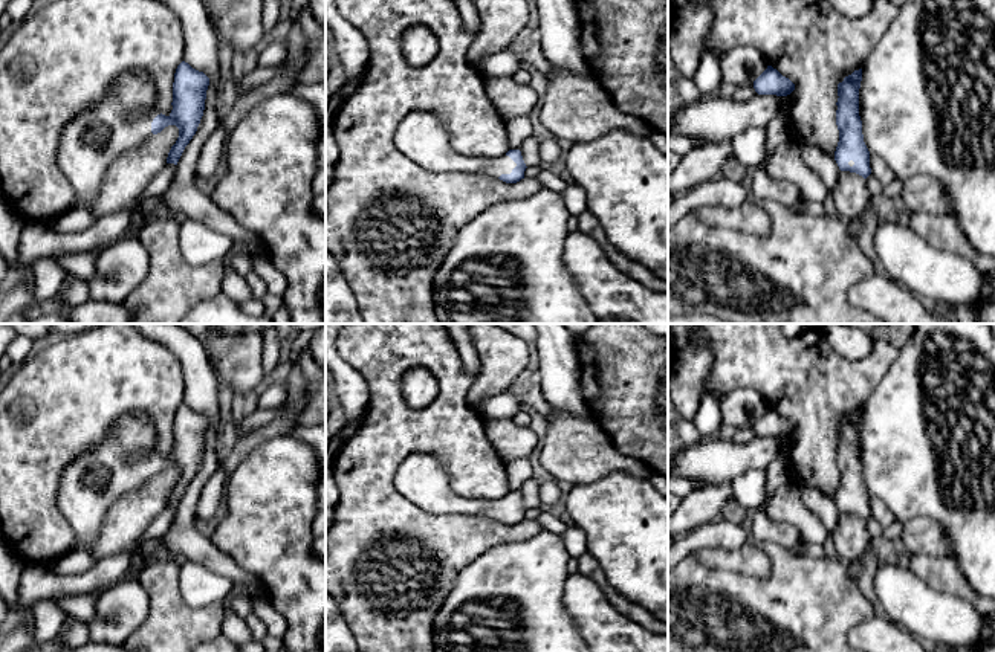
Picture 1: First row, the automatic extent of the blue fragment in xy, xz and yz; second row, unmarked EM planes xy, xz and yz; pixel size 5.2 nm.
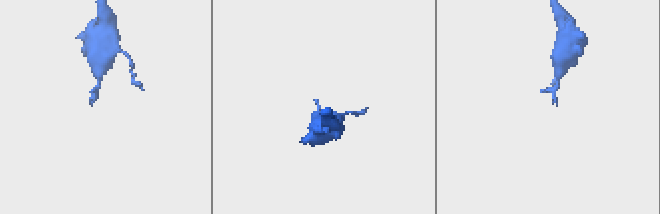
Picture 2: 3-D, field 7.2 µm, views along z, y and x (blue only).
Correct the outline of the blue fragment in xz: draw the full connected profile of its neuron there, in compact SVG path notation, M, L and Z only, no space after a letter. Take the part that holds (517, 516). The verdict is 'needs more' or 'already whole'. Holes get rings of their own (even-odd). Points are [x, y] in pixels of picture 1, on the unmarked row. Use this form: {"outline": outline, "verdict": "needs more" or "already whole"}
{"outline": "M416 452L404 460L394 475L396 489L422 510L433 515L469 515L517 525L524 521L526 505L520 492L494 499L457 495L442 461Z", "verdict": "needs more"}

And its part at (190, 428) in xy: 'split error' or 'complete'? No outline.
split error

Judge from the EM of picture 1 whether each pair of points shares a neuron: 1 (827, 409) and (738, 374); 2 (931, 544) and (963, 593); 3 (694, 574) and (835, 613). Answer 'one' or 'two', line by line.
1: one
2: two
3: one

